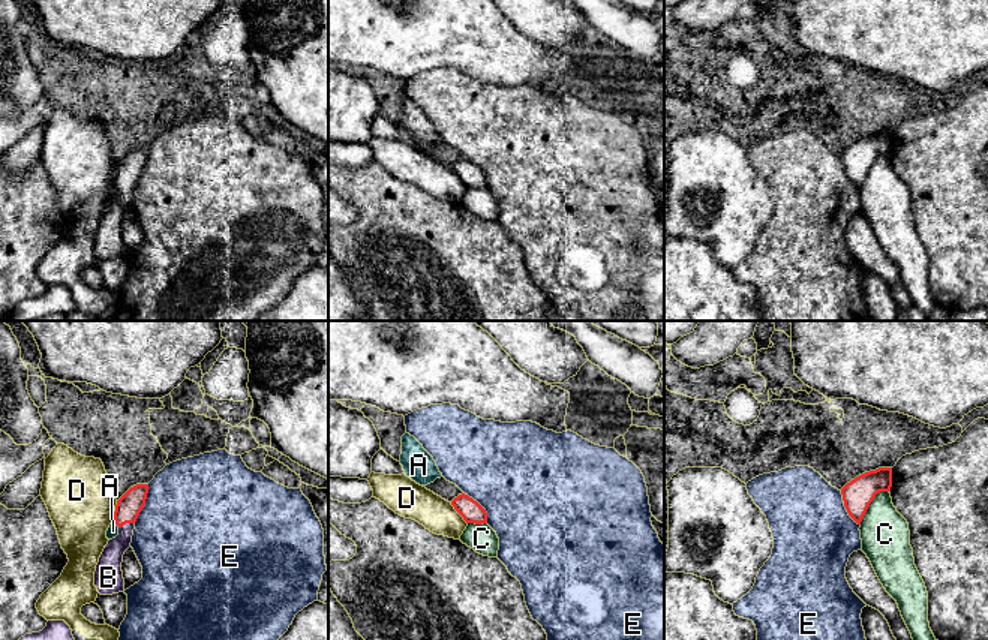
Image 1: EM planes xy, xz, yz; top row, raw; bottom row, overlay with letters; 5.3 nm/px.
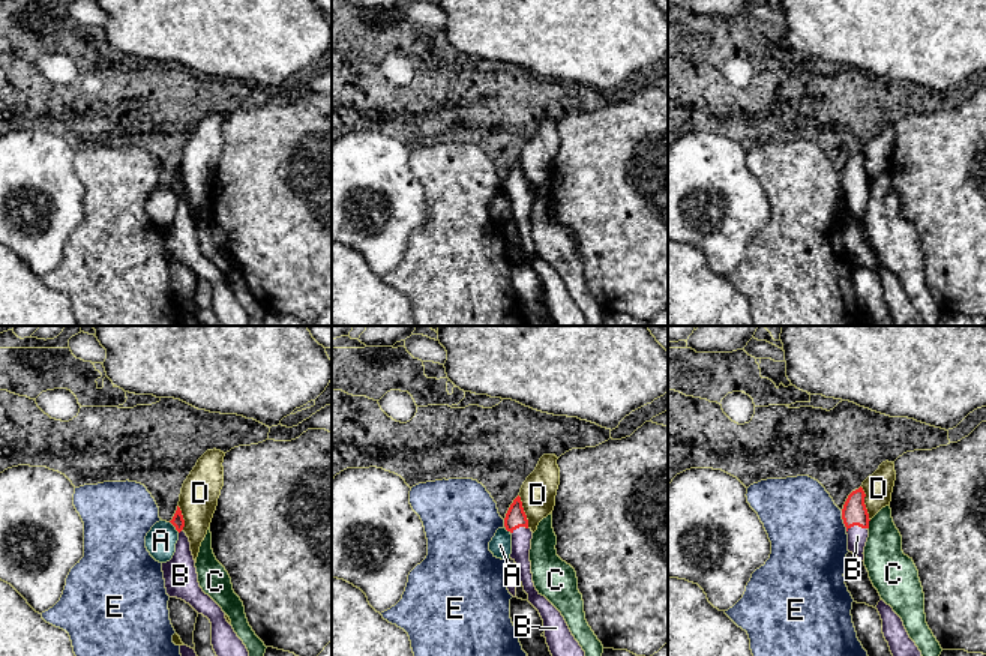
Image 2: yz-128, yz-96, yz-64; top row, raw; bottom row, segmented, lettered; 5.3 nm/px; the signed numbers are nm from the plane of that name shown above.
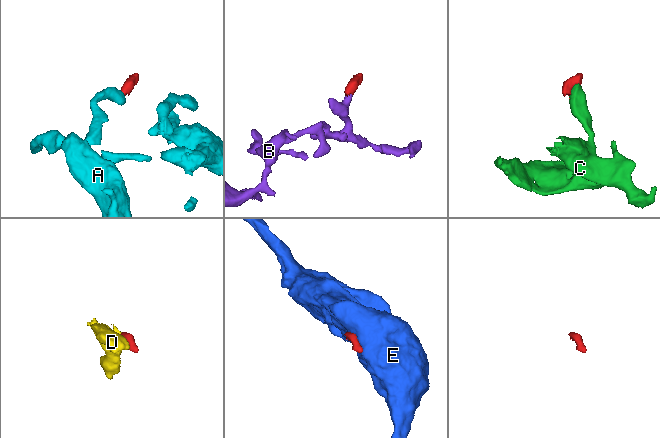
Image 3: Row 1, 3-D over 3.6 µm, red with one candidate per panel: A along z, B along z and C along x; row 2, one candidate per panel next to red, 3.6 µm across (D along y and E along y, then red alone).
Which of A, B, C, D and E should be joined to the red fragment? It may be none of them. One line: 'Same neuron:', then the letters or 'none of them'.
Same neuron: B

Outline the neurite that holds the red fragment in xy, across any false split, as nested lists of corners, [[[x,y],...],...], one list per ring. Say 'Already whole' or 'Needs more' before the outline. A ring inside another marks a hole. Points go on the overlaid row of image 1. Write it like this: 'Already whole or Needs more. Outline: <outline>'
Needs more. Outline: [[[136,484],[117,501],[114,522],[118,535],[108,541],[94,571],[94,586],[100,595],[124,592],[123,555],[130,547],[135,522],[145,505],[147,493],[148,484]]]

